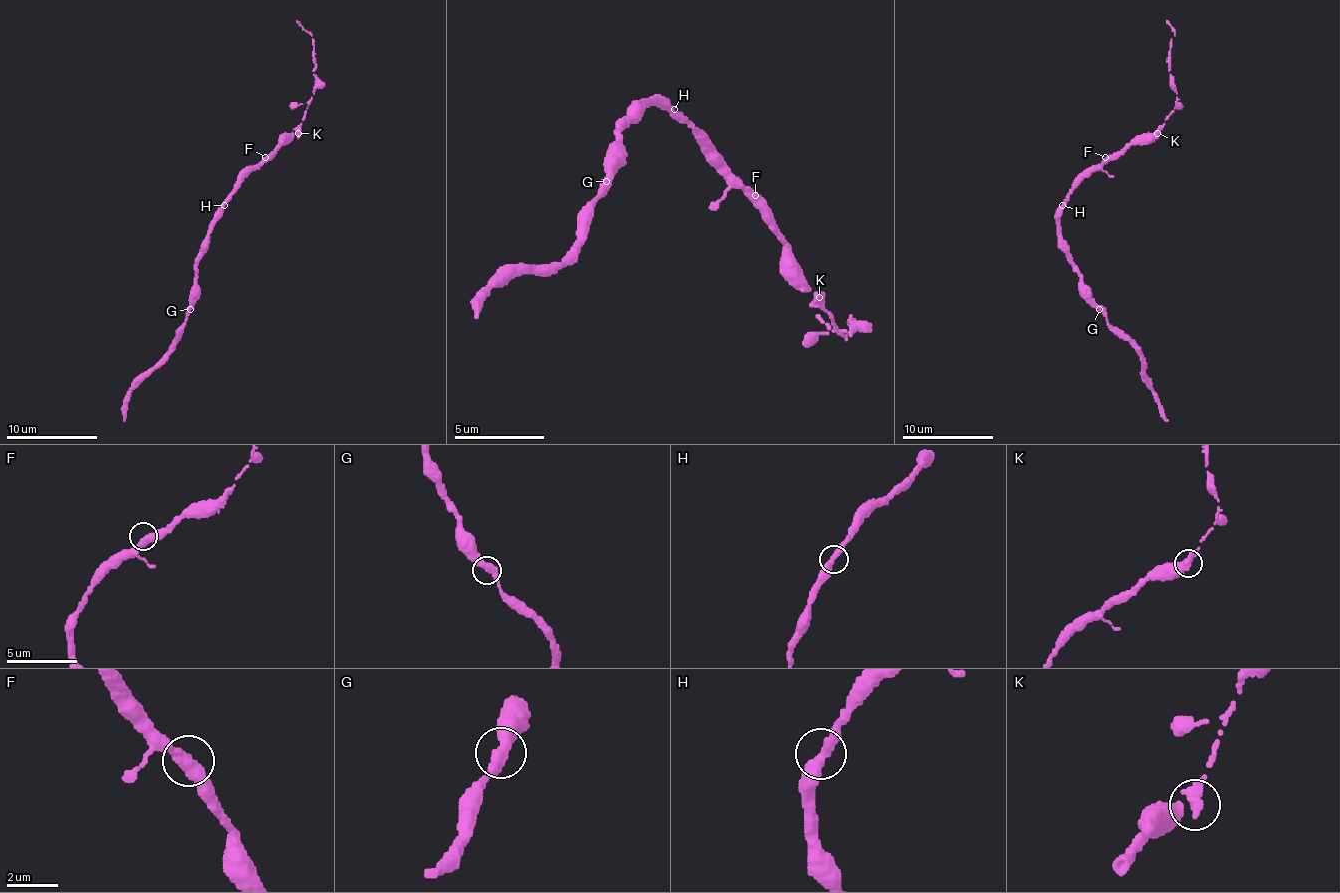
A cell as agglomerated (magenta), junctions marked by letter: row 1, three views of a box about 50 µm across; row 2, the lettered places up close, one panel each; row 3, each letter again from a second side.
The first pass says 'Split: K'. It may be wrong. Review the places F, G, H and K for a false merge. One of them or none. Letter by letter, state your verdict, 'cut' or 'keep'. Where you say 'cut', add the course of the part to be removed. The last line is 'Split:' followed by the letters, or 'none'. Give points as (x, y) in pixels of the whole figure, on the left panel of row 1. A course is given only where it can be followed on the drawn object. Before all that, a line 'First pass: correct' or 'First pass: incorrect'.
First pass: incorrect
F: keep
G: keep
H: keep
K: keep
Split: none

